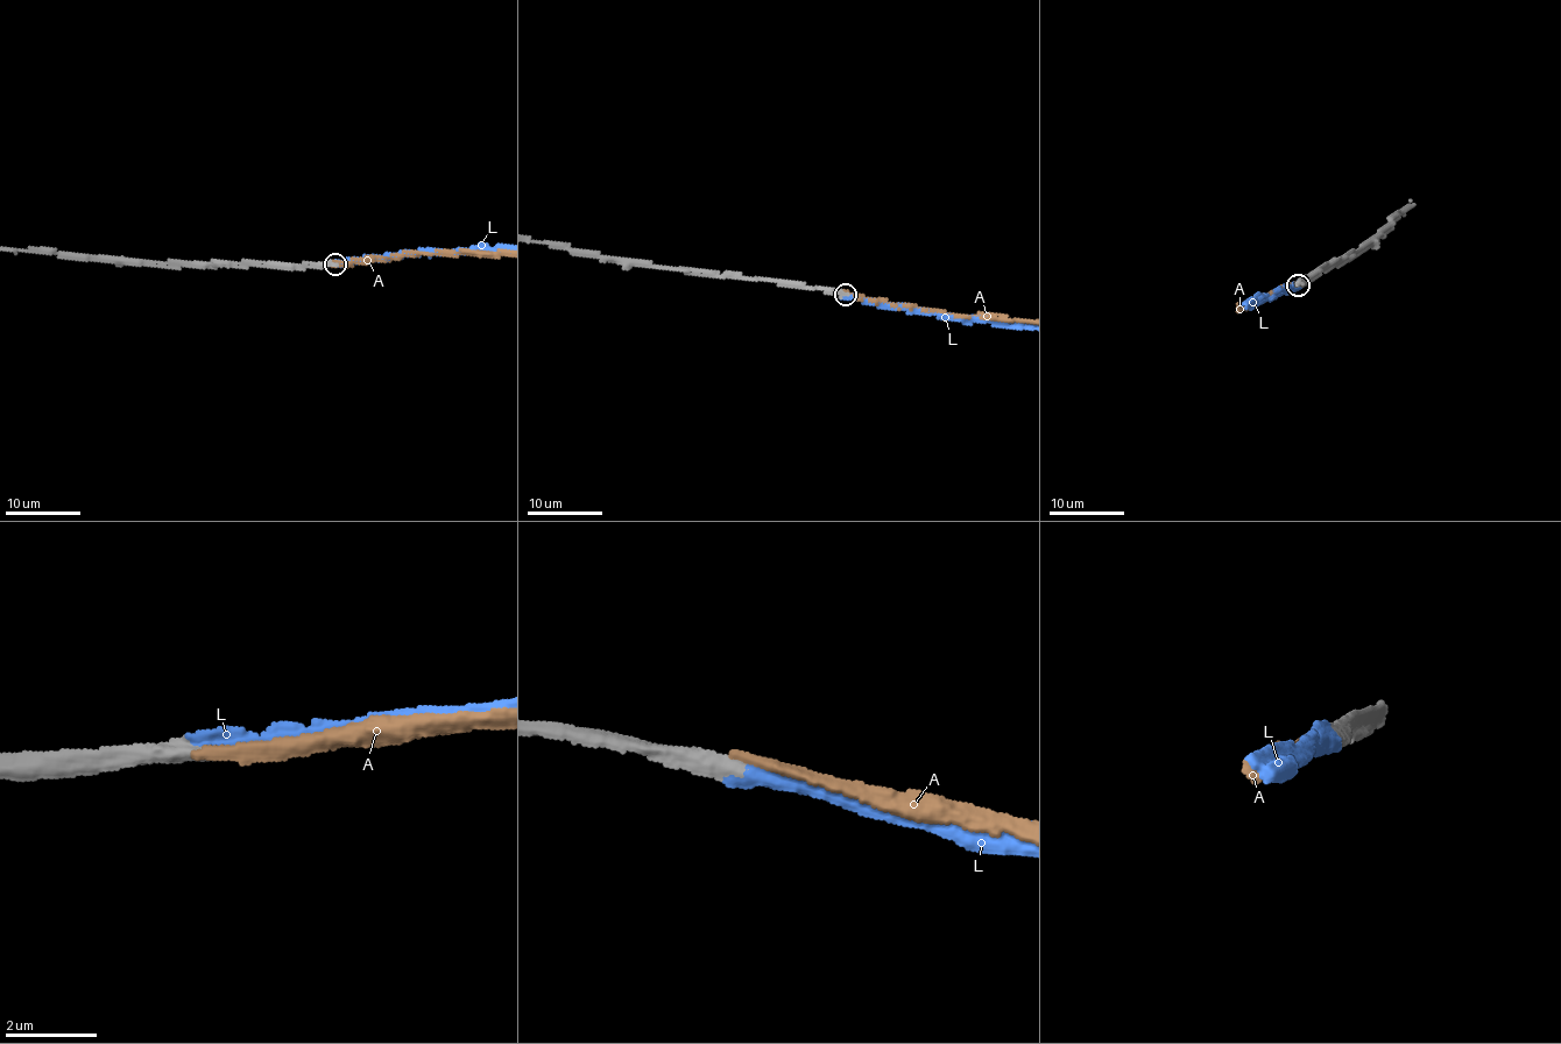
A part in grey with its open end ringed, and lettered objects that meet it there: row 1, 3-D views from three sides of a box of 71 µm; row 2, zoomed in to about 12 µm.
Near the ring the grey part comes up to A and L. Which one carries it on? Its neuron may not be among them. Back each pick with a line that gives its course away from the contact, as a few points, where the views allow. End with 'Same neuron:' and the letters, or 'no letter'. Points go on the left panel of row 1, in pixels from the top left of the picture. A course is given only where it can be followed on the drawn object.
Same neuron: L

